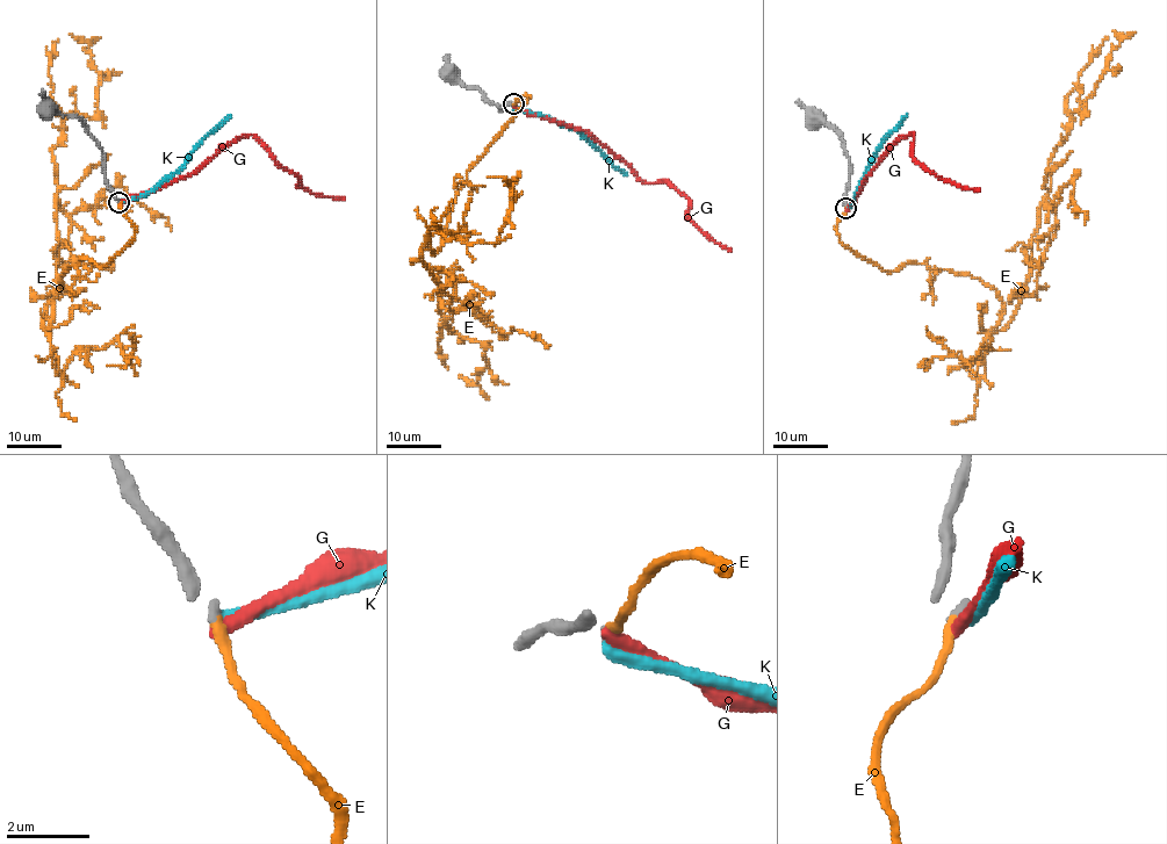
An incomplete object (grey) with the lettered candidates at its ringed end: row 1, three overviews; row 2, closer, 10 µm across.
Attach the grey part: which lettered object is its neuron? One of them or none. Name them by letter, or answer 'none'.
E

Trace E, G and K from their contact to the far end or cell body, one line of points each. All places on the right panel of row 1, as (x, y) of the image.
E: (847, 207), (840, 240), (885, 272), (980, 279), (1002, 330), (1111, 30)
G: (847, 208), (898, 138), (912, 132), (912, 154), (923, 166), (951, 182), (979, 189)
K: (848, 207), (864, 182), (876, 150), (907, 114)

